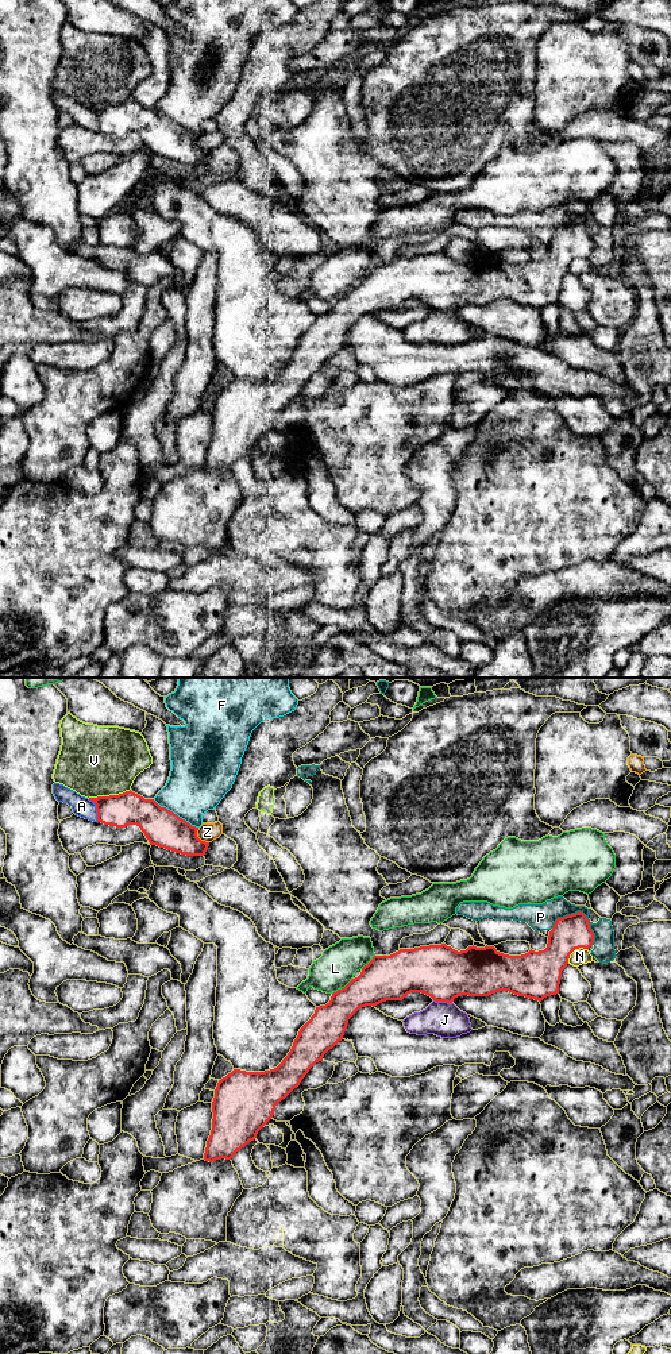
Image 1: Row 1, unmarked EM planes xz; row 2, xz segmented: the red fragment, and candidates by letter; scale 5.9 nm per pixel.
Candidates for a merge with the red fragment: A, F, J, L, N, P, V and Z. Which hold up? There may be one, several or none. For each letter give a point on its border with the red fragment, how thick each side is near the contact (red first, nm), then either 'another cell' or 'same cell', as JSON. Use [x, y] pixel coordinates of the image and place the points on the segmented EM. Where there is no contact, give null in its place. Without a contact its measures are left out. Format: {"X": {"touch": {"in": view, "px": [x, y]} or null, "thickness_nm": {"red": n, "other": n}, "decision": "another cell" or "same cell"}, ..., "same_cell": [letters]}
{"A": {"touch": {"in": "xz", "px": [96, 809]}, "thickness_nm": {"red": 190, "other": 120}, "decision": "another cell"}, "F": {"touch": {"in": "xz", "px": [176, 814]}, "thickness_nm": {"red": 220, "other": 360}, "decision": "another cell"}, "J": {"touch": {"in": "xz", "px": [443, 1000]}, "thickness_nm": {"red": 320, "other": 220}, "decision": "another cell"}, "L": {"touch": {"in": "xz", "px": [342, 988]}, "thickness_nm": {"red": 260, "other": 220}, "decision": "another cell"}, "N": {"touch": {"in": "xz", "px": [574, 949]}, "thickness_nm": {"red": 260, "other": 100}, "decision": "another cell"}, "P": {"touch": {"in": "xz", "px": [579, 911]}, "thickness_nm": {"red": 200, "other": 160}, "decision": "another cell"}, "V": {"touch": {"in": "xz", "px": [110, 795]}, "thickness_nm": {"red": 190, "other": 420}, "decision": "another cell"}, "Z": {"touch": {"in": "xz", "px": [197, 837]}, "thickness_nm": {"red": 220, "other": 110}, "decision": "another cell"}, "same_cell": []}

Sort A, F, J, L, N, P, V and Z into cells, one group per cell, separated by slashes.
A / F / J / L / N / P / V / Z

